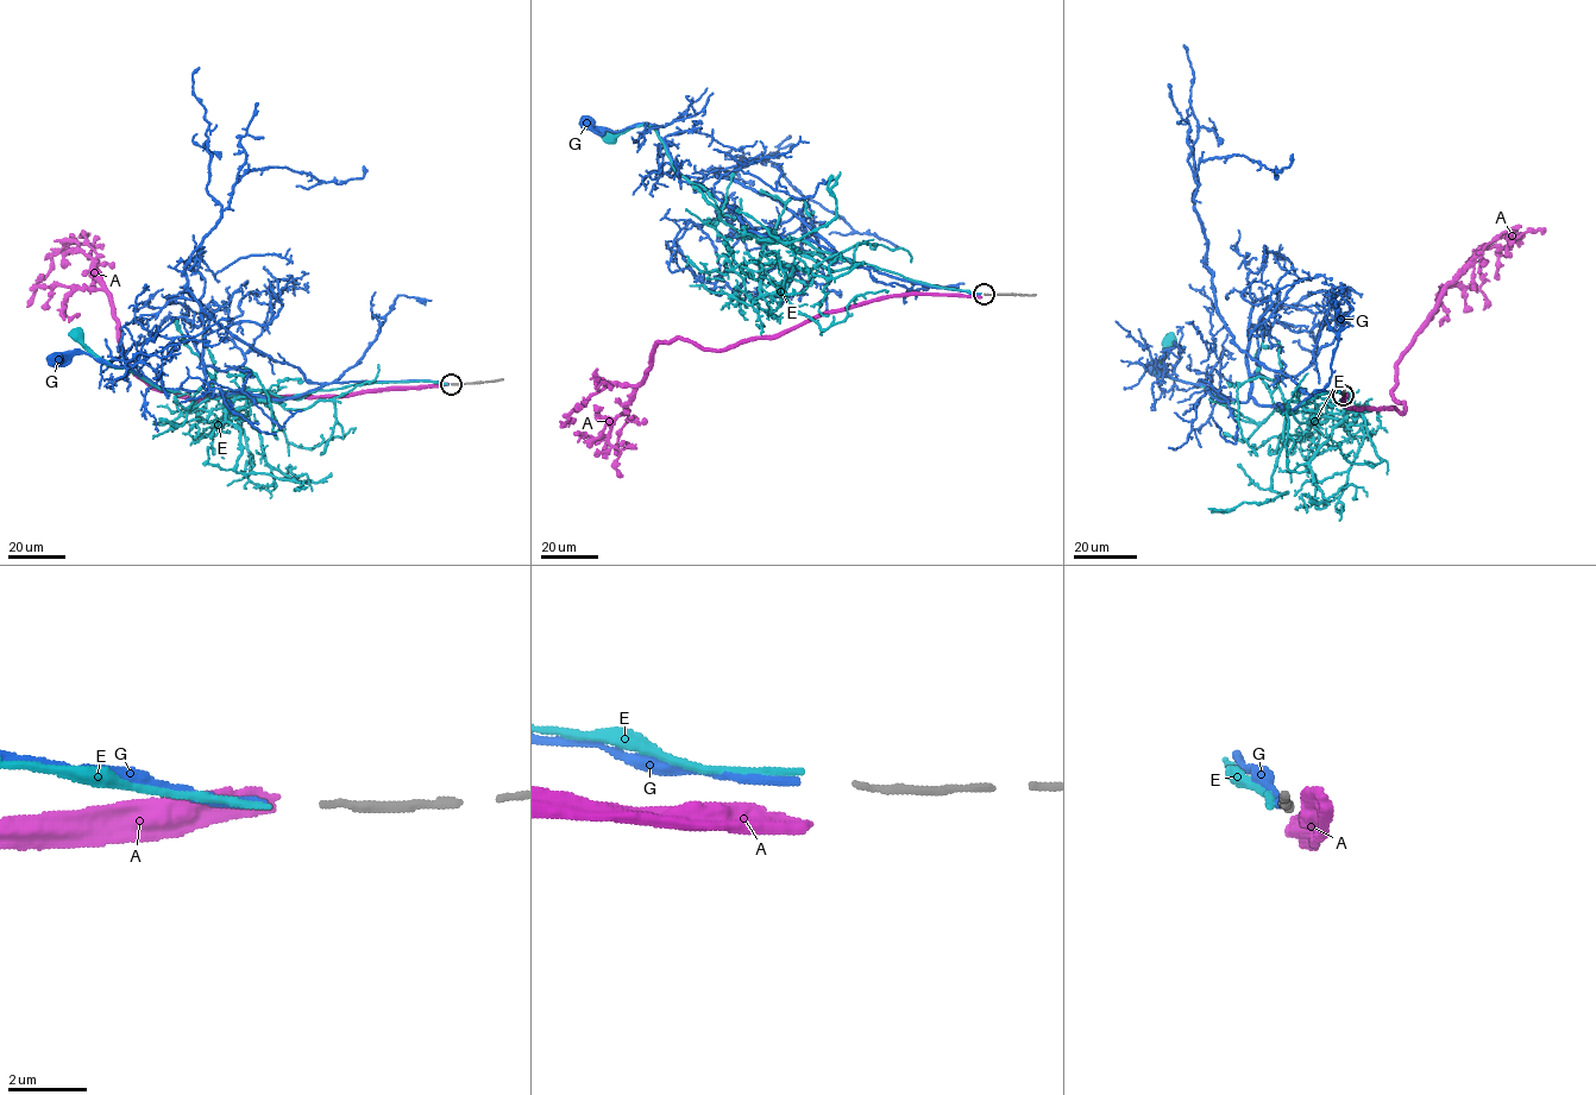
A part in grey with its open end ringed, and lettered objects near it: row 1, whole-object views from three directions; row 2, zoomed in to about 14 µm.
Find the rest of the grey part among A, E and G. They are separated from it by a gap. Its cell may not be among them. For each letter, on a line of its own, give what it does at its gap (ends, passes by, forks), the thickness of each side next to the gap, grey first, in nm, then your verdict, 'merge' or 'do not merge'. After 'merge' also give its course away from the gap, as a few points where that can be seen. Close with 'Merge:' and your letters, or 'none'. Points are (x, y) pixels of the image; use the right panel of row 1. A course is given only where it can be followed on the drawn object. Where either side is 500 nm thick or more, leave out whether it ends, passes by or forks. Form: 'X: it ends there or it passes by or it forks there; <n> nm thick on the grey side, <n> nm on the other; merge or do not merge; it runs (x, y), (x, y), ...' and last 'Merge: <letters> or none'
A: it ends there; 150 nm thick on the grey side, 360 nm on the other; do not merge
E: it ends there; 150 nm thick on the grey side, 150 nm on the other; do not merge
G: it ends there; 150 nm thick on the grey side, 240 nm on the other; merge; it runs (1343, 394), (1314, 392), (1283, 411), (1279, 404), (1225, 400), (1204, 384), (1157, 376), (1163, 360), (1155, 367)
Merge: G

